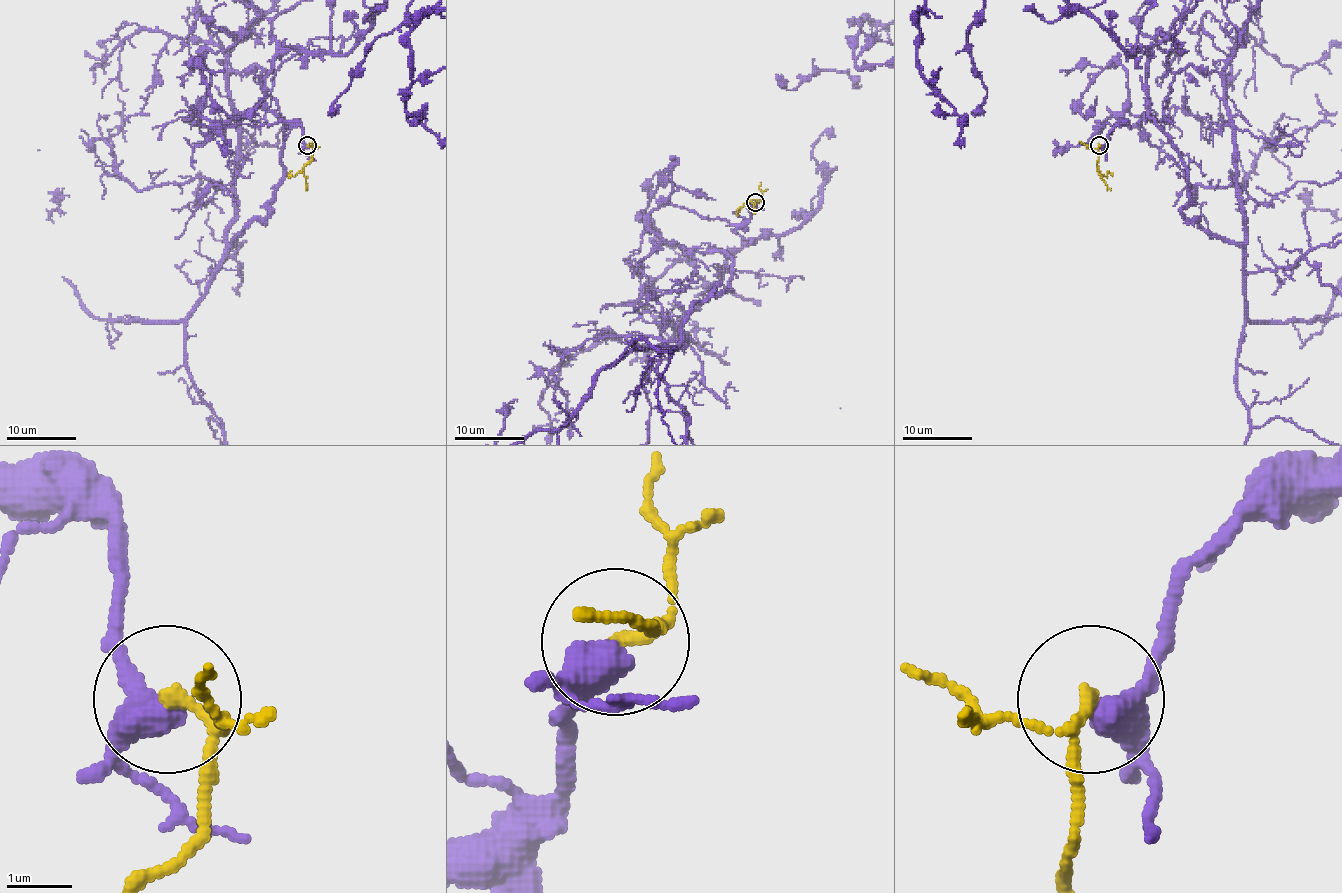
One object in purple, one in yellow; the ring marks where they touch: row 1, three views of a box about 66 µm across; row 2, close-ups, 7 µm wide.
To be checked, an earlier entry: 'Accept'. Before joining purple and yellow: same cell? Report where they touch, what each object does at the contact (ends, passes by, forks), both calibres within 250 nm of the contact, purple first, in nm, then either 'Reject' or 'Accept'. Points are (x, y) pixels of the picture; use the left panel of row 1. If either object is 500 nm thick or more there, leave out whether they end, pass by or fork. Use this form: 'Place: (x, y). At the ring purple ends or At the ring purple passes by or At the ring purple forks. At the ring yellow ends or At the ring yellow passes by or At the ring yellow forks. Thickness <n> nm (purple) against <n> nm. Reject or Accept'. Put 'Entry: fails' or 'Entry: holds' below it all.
Place: (307, 145). At the ring purple passes by. At the ring yellow passes by. Thickness 400 nm (purple) against 130 nm. Accept
Entry: holds

